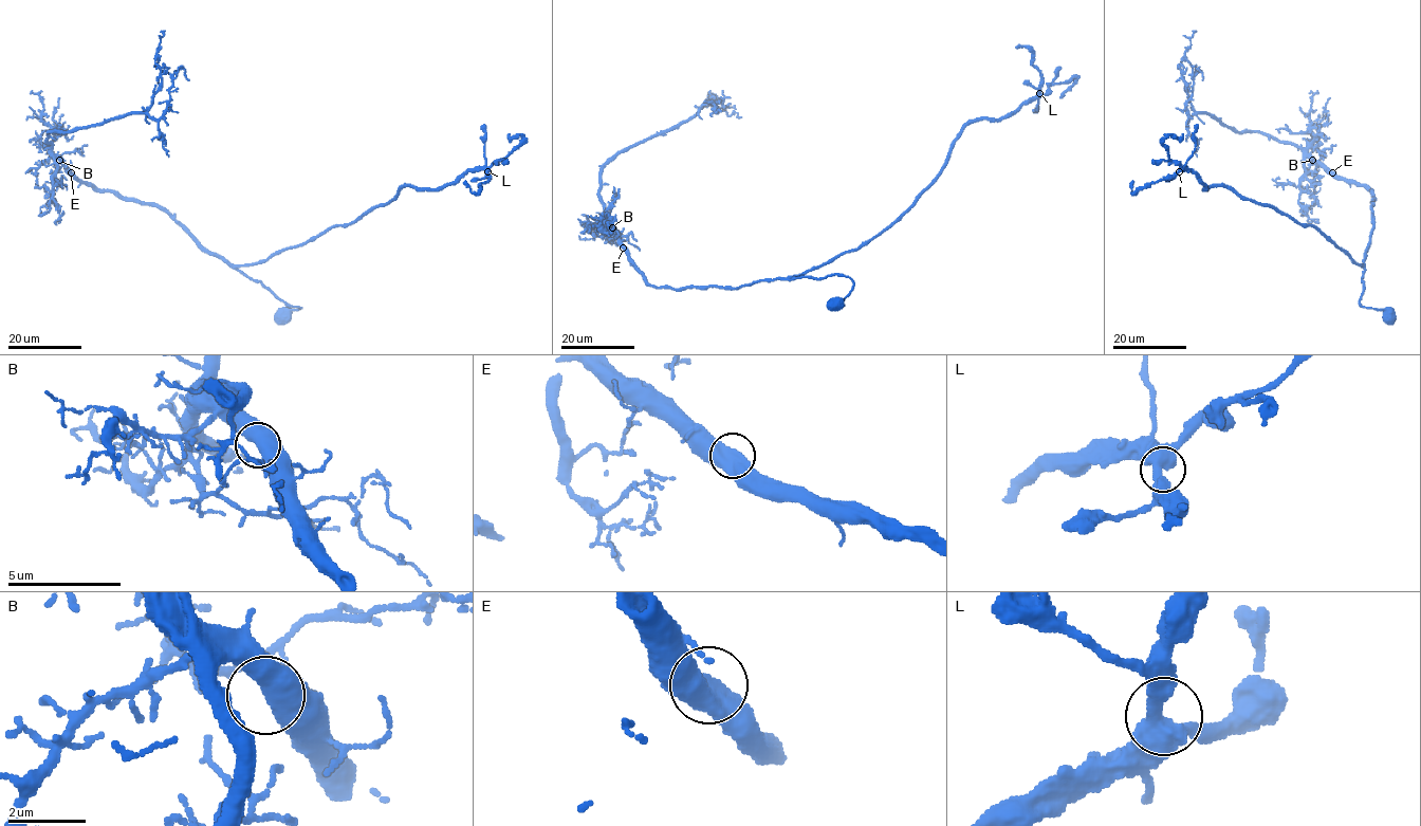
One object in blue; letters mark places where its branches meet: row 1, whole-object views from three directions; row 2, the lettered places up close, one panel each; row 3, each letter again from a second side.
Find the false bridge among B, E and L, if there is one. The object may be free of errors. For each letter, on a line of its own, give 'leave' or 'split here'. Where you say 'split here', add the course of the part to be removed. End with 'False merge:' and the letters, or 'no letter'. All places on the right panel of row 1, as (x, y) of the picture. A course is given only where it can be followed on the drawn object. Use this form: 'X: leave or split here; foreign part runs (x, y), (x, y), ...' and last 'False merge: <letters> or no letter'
B: leave
E: leave
L: leave
False merge: no letter

